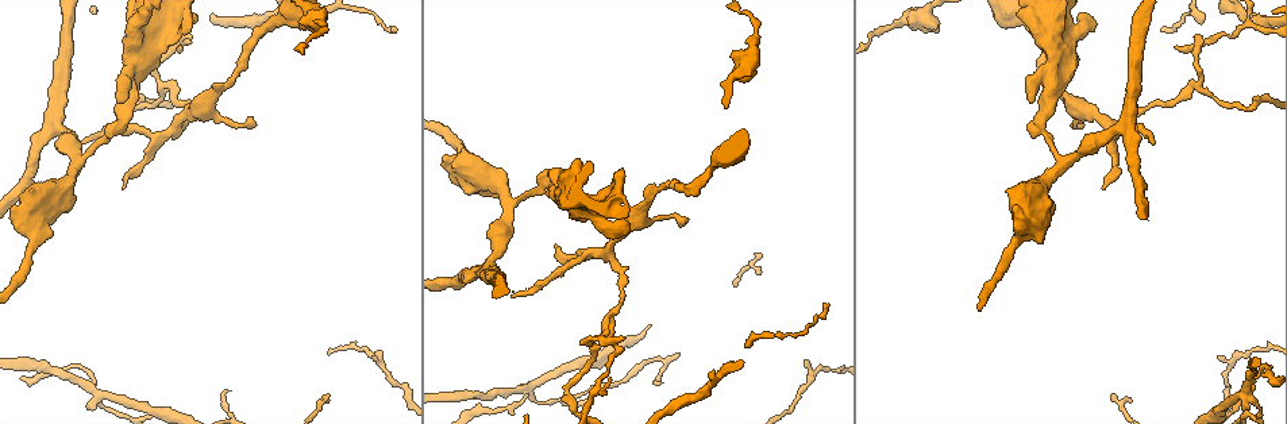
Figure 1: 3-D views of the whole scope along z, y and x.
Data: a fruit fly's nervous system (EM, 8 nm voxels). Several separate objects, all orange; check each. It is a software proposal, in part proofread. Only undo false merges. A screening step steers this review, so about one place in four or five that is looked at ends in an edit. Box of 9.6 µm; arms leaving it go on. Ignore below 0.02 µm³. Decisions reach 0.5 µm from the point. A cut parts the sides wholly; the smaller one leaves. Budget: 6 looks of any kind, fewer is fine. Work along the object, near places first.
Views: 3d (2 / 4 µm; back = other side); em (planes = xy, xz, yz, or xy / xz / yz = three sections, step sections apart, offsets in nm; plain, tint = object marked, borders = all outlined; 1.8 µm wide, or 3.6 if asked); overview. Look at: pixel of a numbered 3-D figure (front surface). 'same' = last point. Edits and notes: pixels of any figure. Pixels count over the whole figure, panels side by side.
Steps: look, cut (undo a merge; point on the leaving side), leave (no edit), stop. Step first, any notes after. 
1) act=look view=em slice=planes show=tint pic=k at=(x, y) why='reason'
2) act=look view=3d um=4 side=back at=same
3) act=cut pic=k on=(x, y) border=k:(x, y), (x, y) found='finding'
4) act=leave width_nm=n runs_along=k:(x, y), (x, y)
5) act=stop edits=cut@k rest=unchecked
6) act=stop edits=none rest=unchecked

act=look view=em slice=planes show=tint pic=1 at=(126, 78) why='sharp bend'

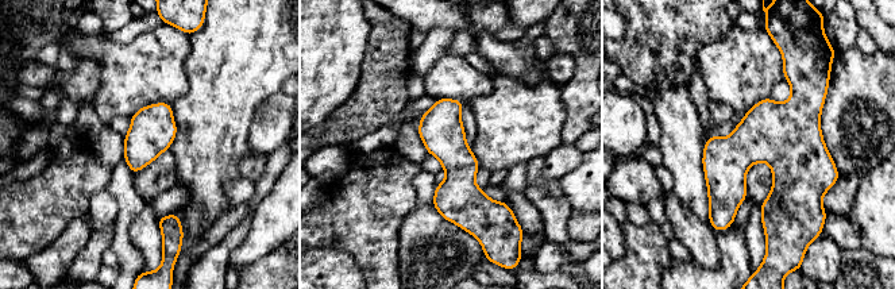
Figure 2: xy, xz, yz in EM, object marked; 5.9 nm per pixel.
act=leave runs_along=2:(440, 101), (471, 227) found='all the same cell'

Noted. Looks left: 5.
act=look view=3d um=2 pic=1 at=(619, 347) why='sharp bend'

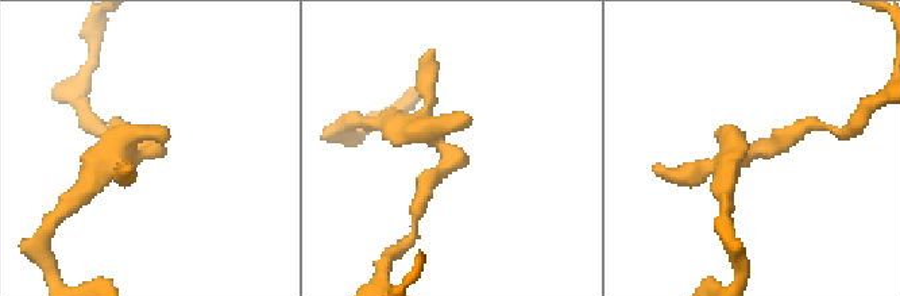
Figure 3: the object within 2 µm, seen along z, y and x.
act=look view=em slice=planes show=tint pic=3 at=(757, 151) why='shape alone is not enough'

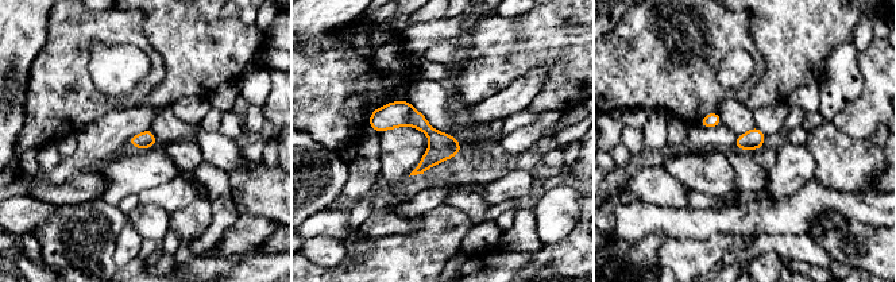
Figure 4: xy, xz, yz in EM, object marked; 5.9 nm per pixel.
act=cut pic=4 on=(440, 143) border=4:(413, 108), (406, 124) found='a second cell is stuck on'

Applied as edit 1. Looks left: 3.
act=look view=em slice=yz step=4 show=tint pic=1 at=(175, 125) why='four-way junction'

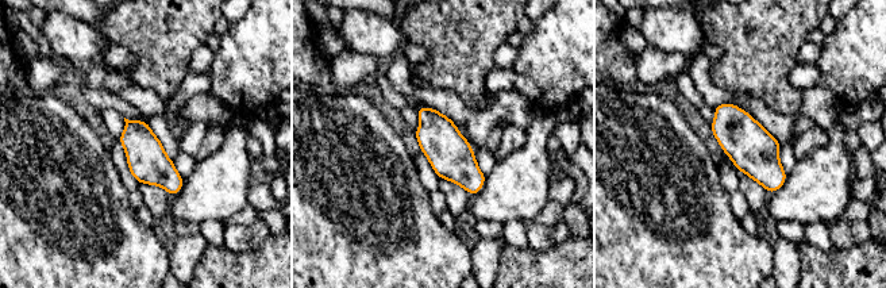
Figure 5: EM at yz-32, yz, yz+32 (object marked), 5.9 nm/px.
act=look view=em slice=planes show=tint at=same

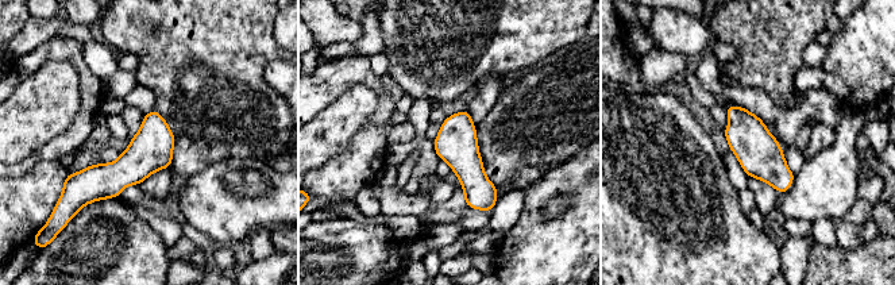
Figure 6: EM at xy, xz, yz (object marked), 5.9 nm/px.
act=leave width_nm=240 found='continuous, no second cell'

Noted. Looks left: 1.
act=stop edits=cut@4 rest=unchecked

